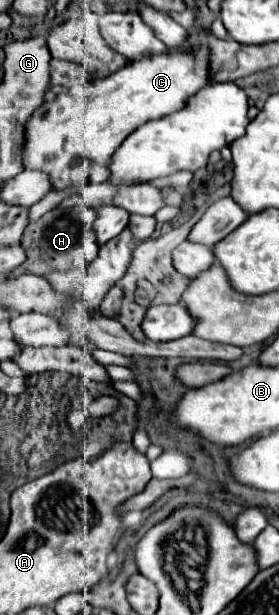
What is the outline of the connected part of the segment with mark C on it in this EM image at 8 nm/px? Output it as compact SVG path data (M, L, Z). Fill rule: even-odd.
M201 45L191 53L175 51L131 61L109 77L79 85L77 95L71 95L71 89L61 91L53 101L39 105L27 121L23 167L51 175L51 183L55 183L51 191L75 187L85 179L91 183L106 182L111 155L123 139L145 121L179 111L191 95L207 85L207 65L209 53Z

